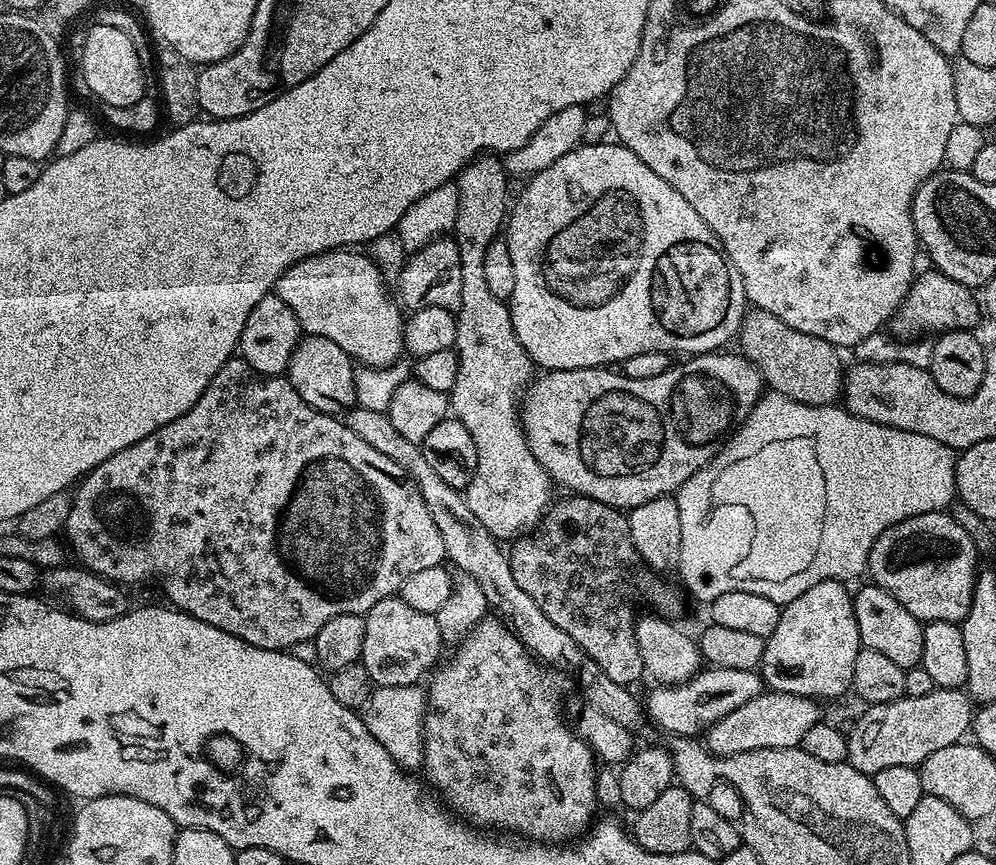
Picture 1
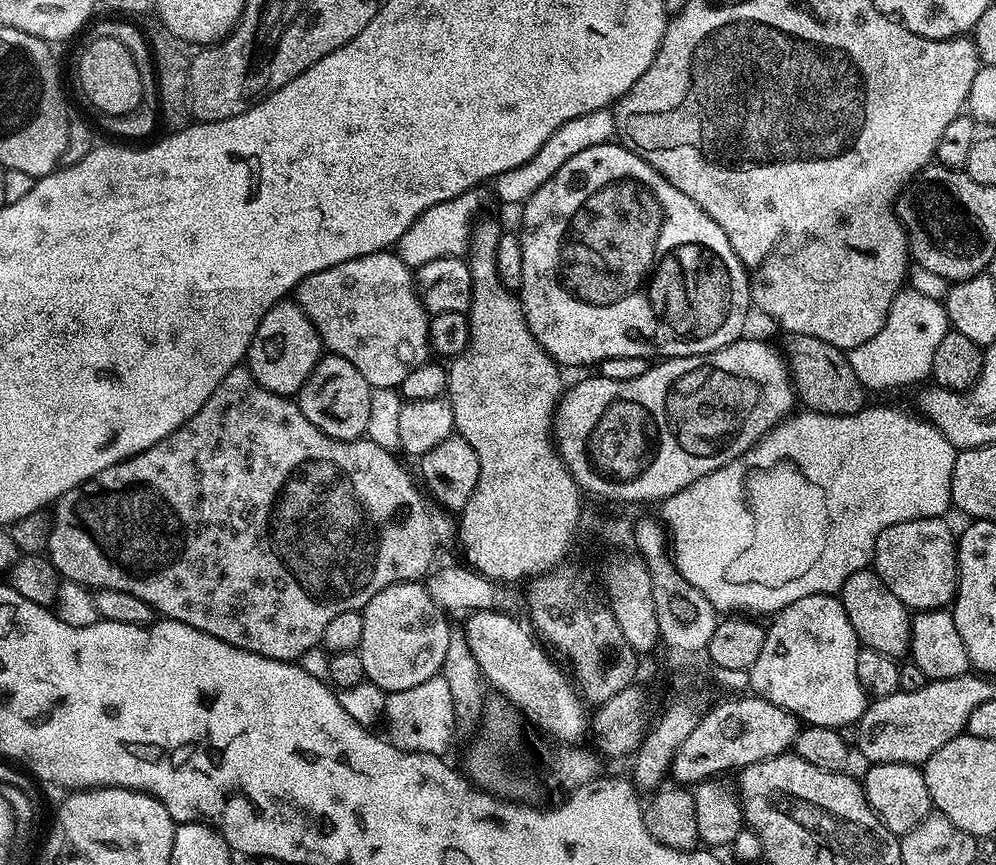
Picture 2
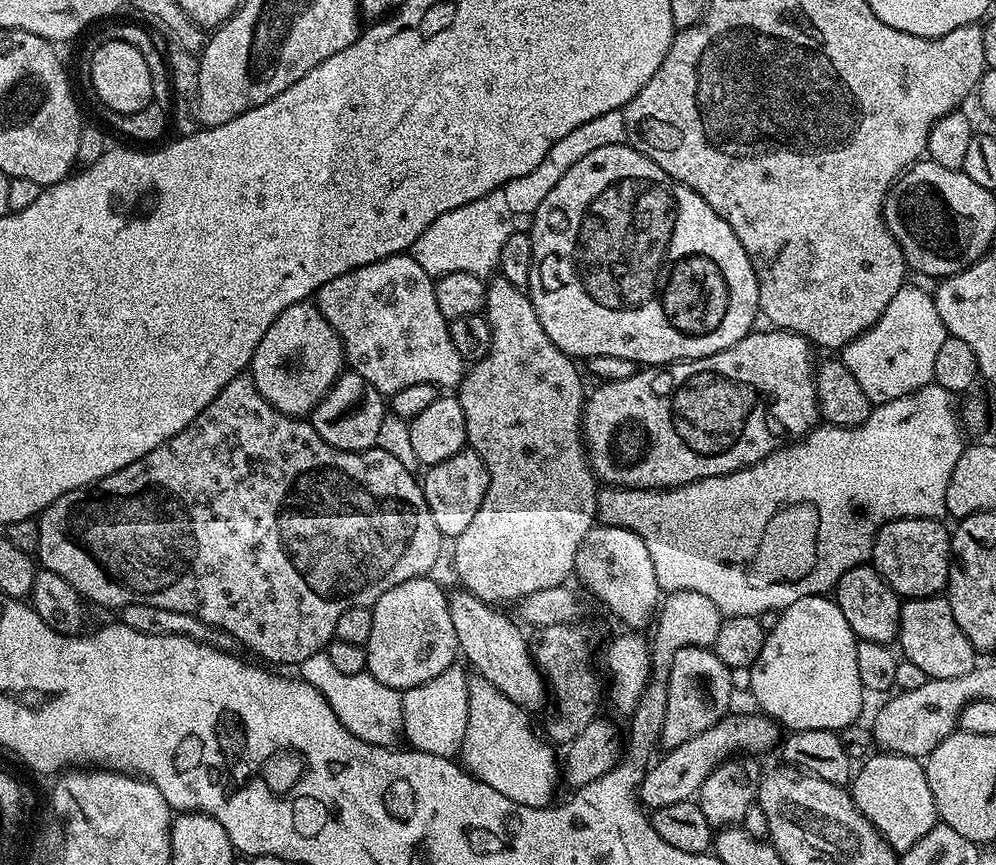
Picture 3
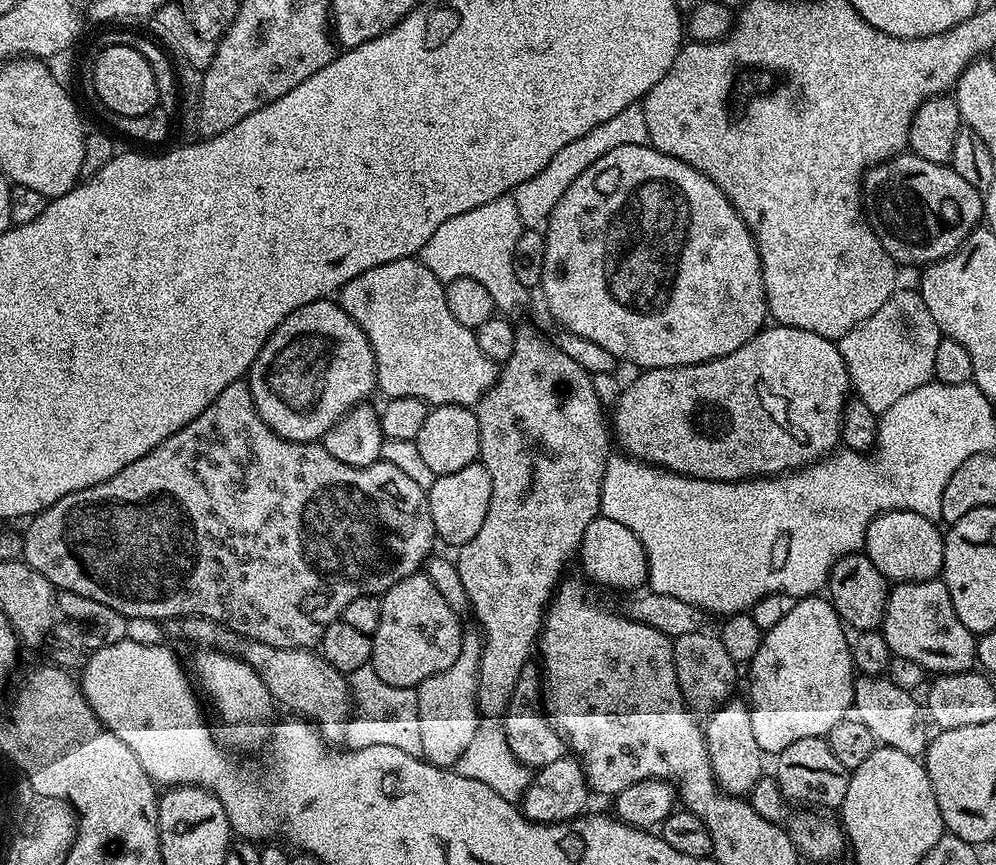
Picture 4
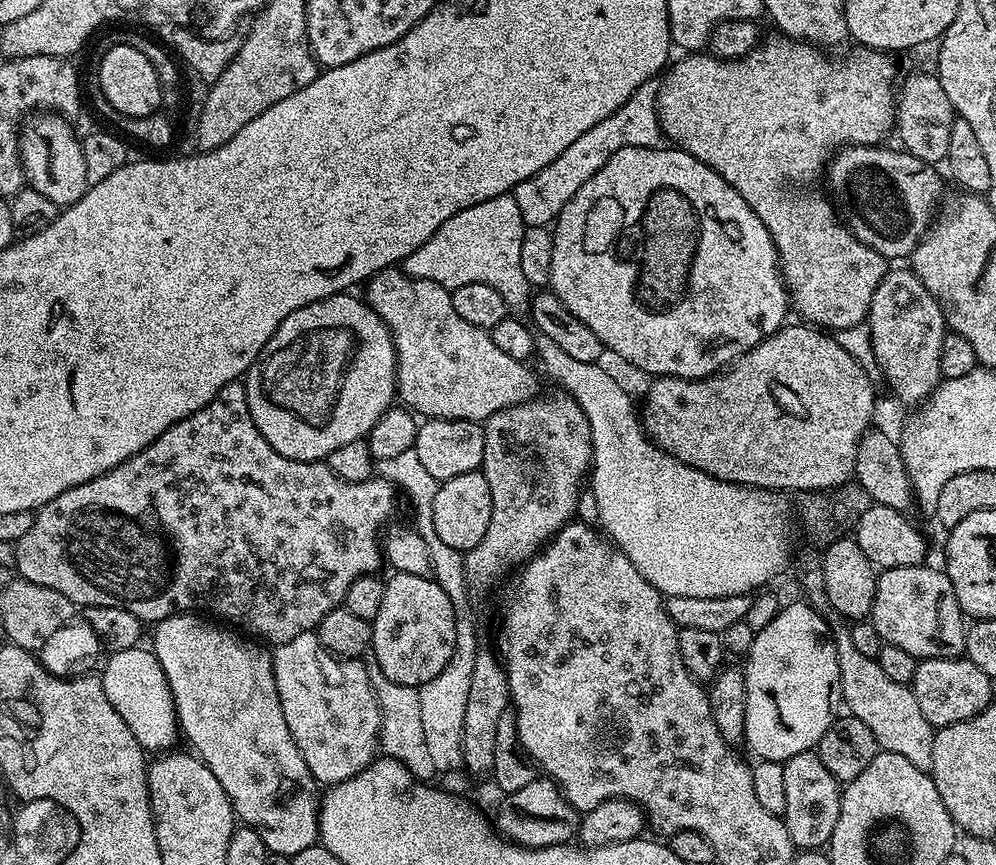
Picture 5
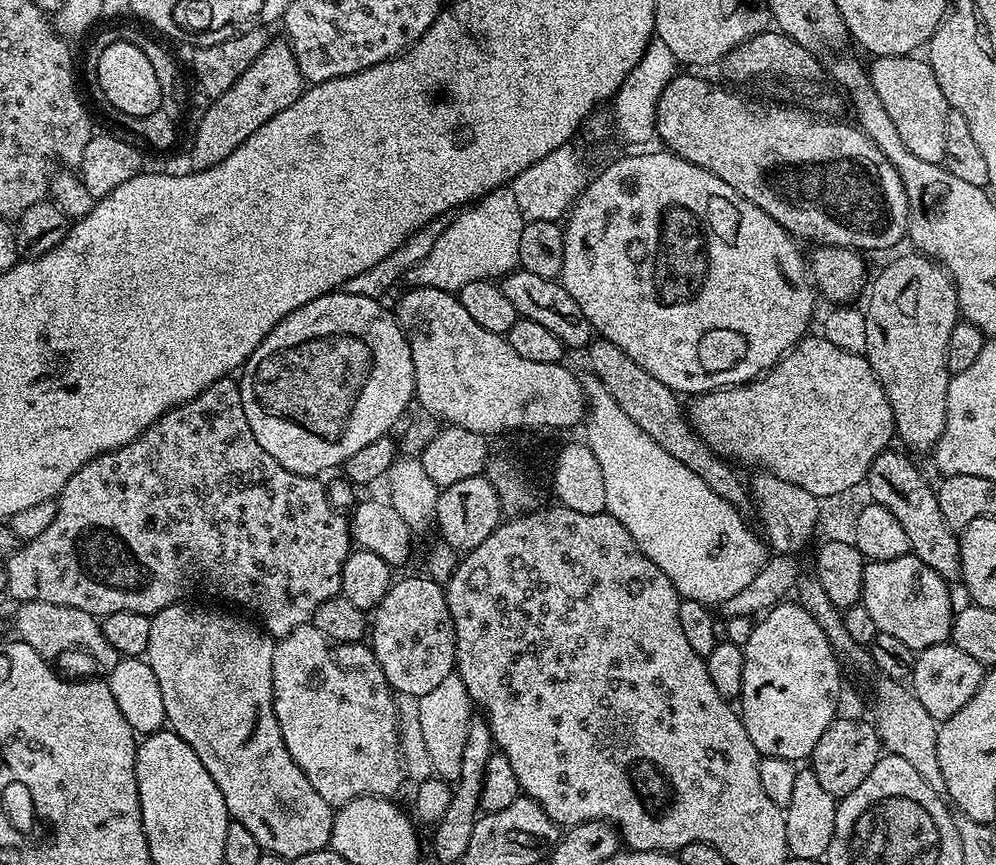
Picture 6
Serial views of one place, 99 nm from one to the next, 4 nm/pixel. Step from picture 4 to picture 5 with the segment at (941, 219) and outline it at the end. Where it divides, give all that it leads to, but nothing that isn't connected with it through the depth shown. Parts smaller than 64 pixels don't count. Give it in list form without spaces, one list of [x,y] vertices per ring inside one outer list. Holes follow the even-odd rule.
[[[849,144],[832,157],[826,169],[826,184],[832,187],[831,199],[838,209],[839,219],[845,228],[851,230],[854,238],[895,262],[899,256],[911,257],[912,251],[924,239],[925,232],[933,219],[932,207],[940,200],[944,184],[940,181],[939,171],[933,170],[909,152],[884,148],[874,144]]]

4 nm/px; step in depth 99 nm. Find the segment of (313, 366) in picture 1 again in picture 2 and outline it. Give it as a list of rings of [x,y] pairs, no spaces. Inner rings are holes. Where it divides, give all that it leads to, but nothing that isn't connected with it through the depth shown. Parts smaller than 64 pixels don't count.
[[[327,353],[317,361],[311,375],[297,393],[296,401],[302,414],[324,433],[339,440],[354,440],[366,434],[372,391],[371,384],[366,382],[352,362],[340,355]]]

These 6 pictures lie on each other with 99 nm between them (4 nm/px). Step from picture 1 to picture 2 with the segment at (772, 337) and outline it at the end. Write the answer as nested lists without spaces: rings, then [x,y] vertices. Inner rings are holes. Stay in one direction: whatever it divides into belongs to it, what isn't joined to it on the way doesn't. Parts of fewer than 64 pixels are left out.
[[[809,336],[787,337],[788,341],[782,348],[782,356],[786,361],[788,375],[794,389],[794,396],[800,400],[810,412],[821,412],[831,416],[849,416],[865,407],[866,389],[858,382],[858,374],[841,349],[830,346],[830,342],[822,342],[822,338]]]

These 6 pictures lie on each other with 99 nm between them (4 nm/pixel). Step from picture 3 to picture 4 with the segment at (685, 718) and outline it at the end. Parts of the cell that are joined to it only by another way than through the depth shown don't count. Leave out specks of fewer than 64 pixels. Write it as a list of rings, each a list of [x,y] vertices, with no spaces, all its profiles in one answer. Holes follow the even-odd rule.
[[[708,631],[682,634],[672,640],[678,686],[684,695],[685,704],[696,714],[707,714],[725,703],[733,695],[732,687],[736,684],[738,672],[738,665],[732,661],[730,654],[726,654],[726,646],[722,646],[719,635],[715,631]]]

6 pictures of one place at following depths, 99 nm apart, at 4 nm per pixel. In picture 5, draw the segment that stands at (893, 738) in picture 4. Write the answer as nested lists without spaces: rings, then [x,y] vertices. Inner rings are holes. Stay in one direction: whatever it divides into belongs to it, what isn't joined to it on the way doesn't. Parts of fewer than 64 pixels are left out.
[[[836,622],[831,625],[832,641],[836,644],[838,650],[838,670],[840,671],[840,694],[842,704],[851,715],[857,716],[874,734],[877,745],[885,752],[902,754],[902,758],[907,758],[909,762],[914,762],[918,770],[931,773],[934,766],[934,738],[936,733],[930,722],[926,722],[926,717],[922,714],[922,709],[918,707],[918,698],[914,698],[911,687],[906,684],[893,682],[886,673],[882,671],[882,666],[878,666],[876,658],[866,658],[854,647],[854,638],[852,629],[847,623]]]

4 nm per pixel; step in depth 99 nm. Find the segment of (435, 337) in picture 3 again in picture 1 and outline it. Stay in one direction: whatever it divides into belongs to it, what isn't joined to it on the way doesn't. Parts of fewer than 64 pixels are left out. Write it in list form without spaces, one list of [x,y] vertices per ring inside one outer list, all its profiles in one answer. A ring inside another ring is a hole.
[[[333,250],[300,260],[280,275],[274,295],[282,298],[282,302],[286,302],[290,310],[294,310],[294,318],[298,318],[301,333],[330,339],[351,356],[357,365],[365,368],[389,367],[405,355],[406,316],[401,305],[393,297],[393,301],[388,297],[388,288],[384,285],[386,277],[380,267],[372,261],[371,255],[364,253],[363,256],[360,252],[363,251]]]

